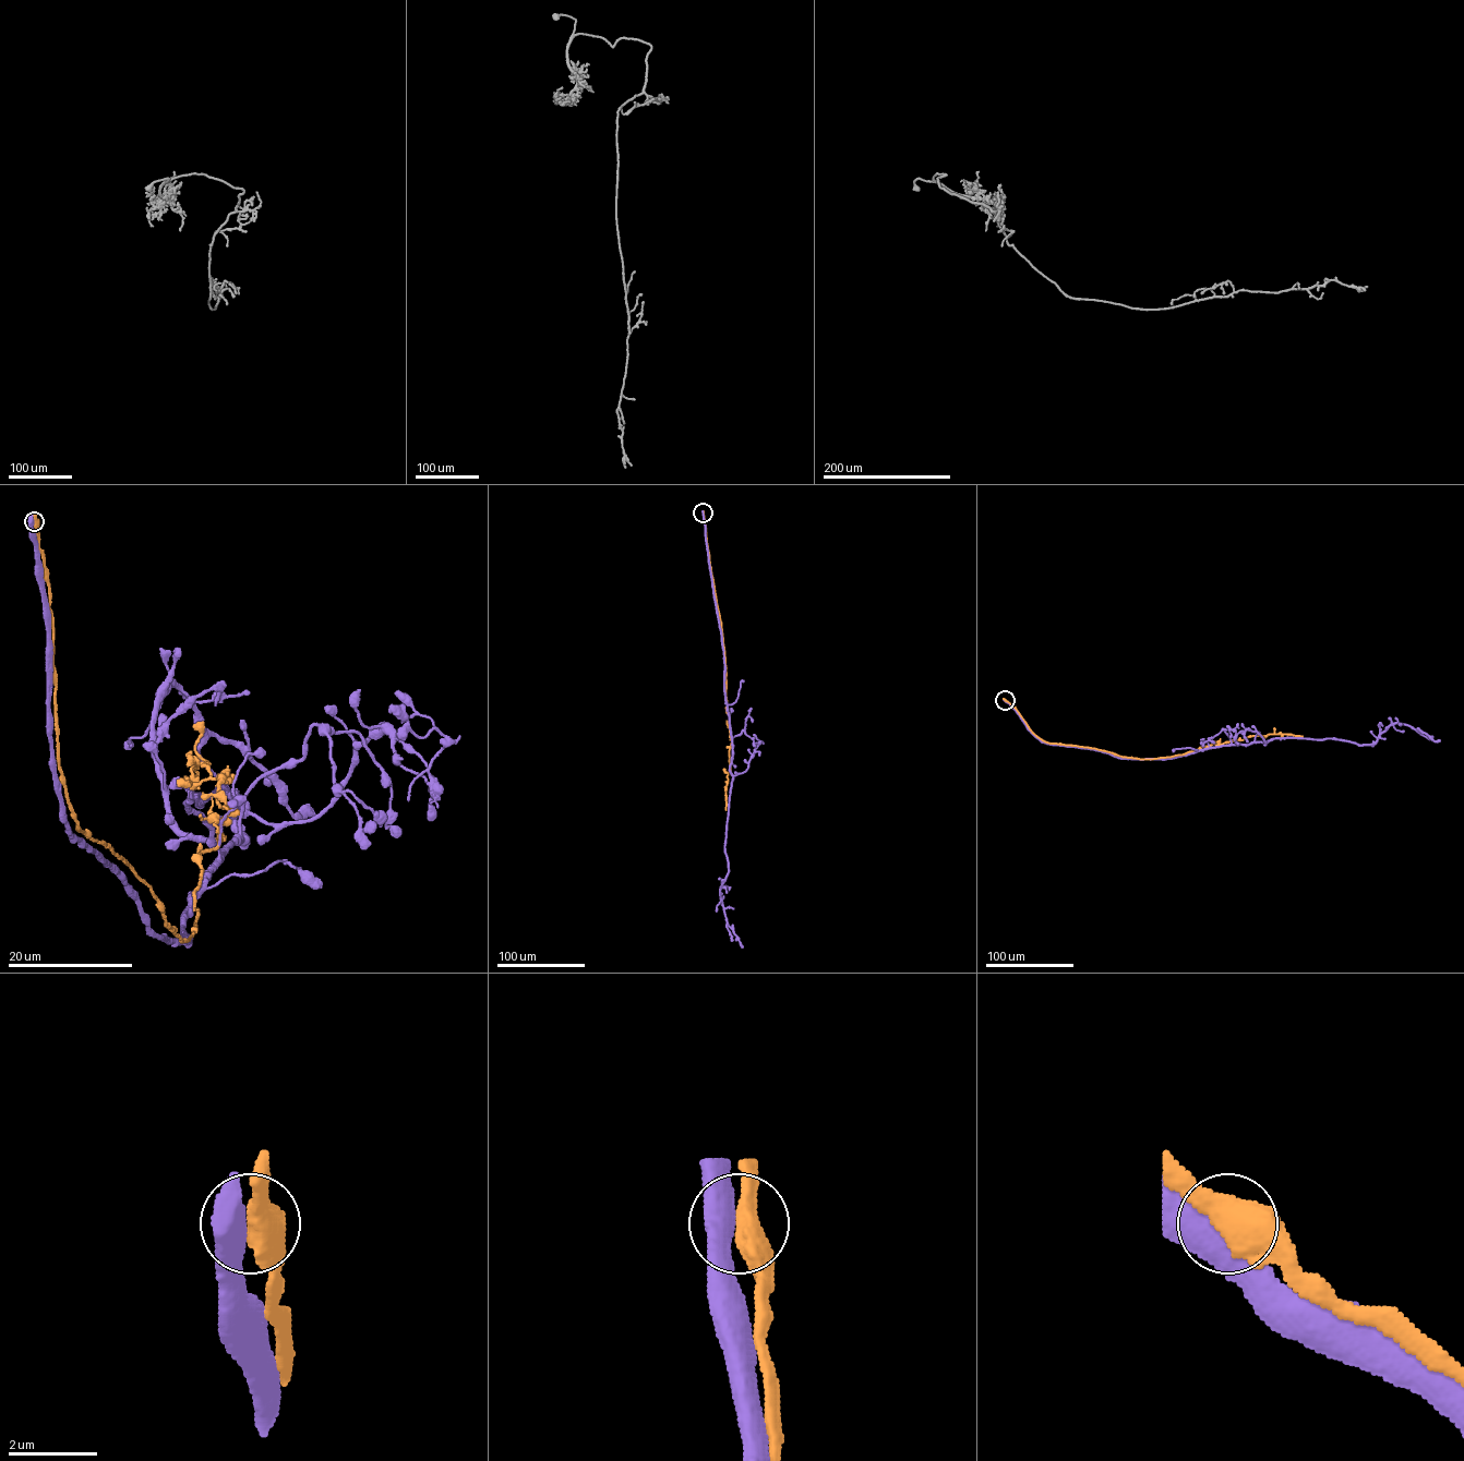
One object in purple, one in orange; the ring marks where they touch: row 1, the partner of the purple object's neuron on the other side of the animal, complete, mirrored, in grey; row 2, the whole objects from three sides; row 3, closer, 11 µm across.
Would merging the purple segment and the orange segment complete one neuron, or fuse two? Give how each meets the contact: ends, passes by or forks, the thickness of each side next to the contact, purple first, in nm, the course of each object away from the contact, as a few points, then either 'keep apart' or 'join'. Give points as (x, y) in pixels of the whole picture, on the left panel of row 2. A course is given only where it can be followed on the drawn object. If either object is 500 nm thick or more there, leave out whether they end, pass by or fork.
480 nm thick on the purple side, 500 nm on the other; purple runs (33, 521), (63, 817), (146, 924), (186, 937), (244, 810), (170, 817), (171, 685), (313, 810); orange runs (34, 521), (67, 797), (182, 941), (200, 854), (236, 811), (218, 803), (226, 774), (194, 762), (194, 781); keep apart

